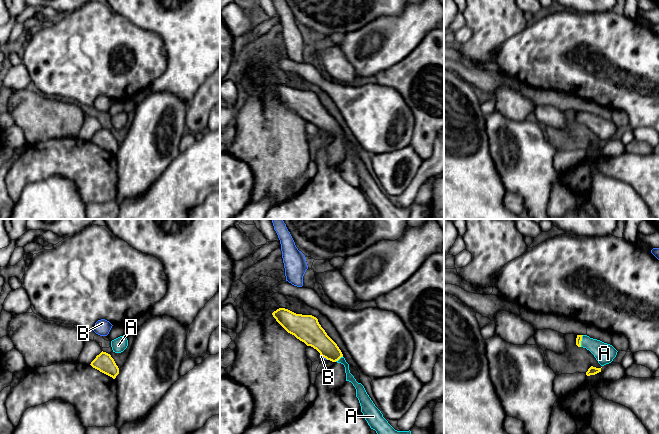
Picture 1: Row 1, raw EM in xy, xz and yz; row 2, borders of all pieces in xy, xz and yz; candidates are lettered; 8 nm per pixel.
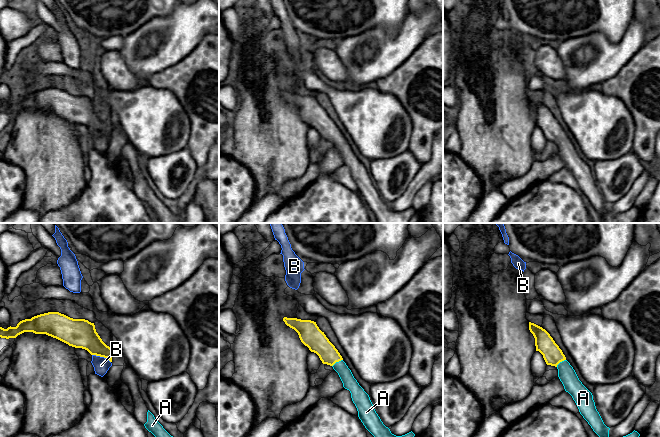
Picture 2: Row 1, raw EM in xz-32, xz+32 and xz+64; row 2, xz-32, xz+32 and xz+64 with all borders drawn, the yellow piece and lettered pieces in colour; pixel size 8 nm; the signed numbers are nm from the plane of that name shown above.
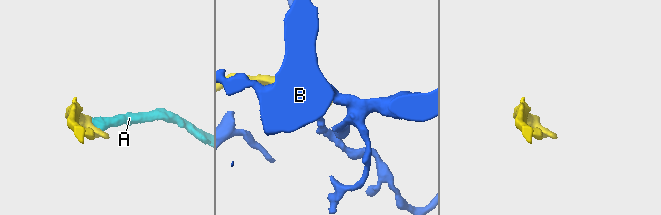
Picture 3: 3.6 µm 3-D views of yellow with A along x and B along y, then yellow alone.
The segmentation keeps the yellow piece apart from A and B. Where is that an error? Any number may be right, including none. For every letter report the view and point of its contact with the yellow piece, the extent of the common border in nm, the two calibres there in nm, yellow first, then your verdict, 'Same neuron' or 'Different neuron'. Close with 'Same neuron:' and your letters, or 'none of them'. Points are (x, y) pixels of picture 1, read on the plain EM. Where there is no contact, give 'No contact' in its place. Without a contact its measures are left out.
A: Touches yellow at yz (580, 117). Shared border 100 nm. Thickness 50 nm (yellow) against 160 nm. Same neuron
B: Touches yellow at xz (324, 133). Shared border 70 nm. Thickness 200 nm (yellow) against 20 nm. Different neuron
Same neuron: A

